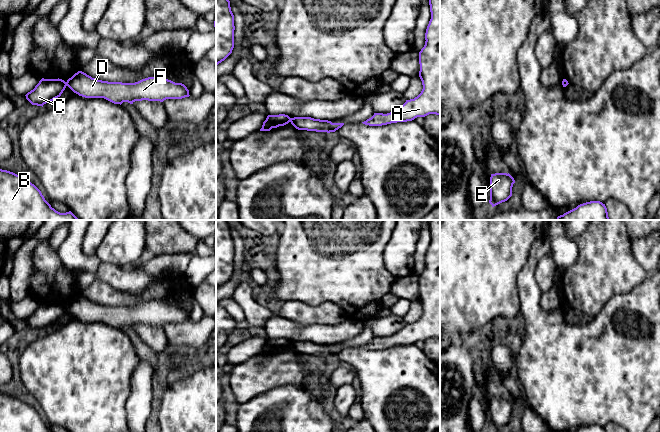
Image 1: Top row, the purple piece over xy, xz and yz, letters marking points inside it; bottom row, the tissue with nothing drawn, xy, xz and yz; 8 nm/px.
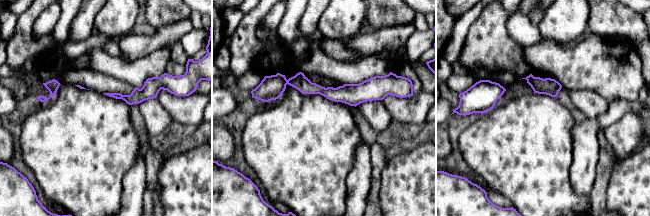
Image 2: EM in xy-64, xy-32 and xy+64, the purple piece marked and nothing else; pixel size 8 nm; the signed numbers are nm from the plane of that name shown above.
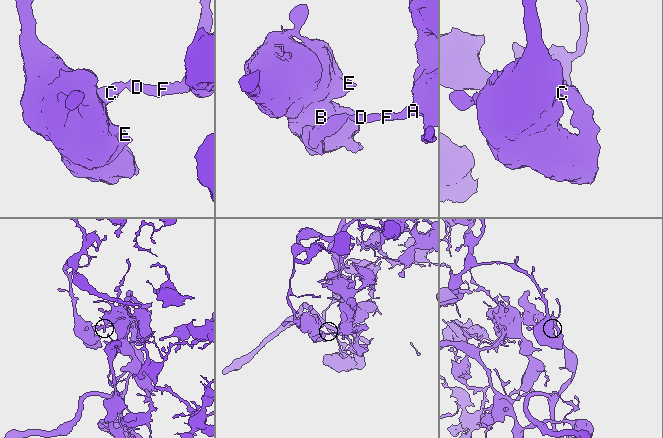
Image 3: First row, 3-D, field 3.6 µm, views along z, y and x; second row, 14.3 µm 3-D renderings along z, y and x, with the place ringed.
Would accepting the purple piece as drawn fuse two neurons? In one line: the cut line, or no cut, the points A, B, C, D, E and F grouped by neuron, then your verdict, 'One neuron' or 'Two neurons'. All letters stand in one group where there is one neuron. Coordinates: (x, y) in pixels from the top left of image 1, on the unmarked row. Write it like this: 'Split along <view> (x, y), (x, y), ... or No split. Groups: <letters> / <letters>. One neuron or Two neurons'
Split along xy (65, 306), (67, 309). Groups: A D F / B C E. Two neurons

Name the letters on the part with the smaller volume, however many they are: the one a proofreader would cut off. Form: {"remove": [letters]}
{"remove": ["A", "D", "F"]}

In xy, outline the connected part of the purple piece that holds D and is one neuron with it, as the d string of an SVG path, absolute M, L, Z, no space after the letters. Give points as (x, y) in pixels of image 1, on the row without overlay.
M78 295L67 304L67 310L85 322L104 322L114 328L135 325L160 325L189 321L189 314L182 307L162 301L148 301L135 307L102 305Z

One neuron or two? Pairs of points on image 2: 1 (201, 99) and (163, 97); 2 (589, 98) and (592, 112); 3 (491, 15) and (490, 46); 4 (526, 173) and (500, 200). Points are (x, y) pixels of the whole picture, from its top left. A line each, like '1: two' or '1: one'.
1: one
2: one
3: one
4: two

